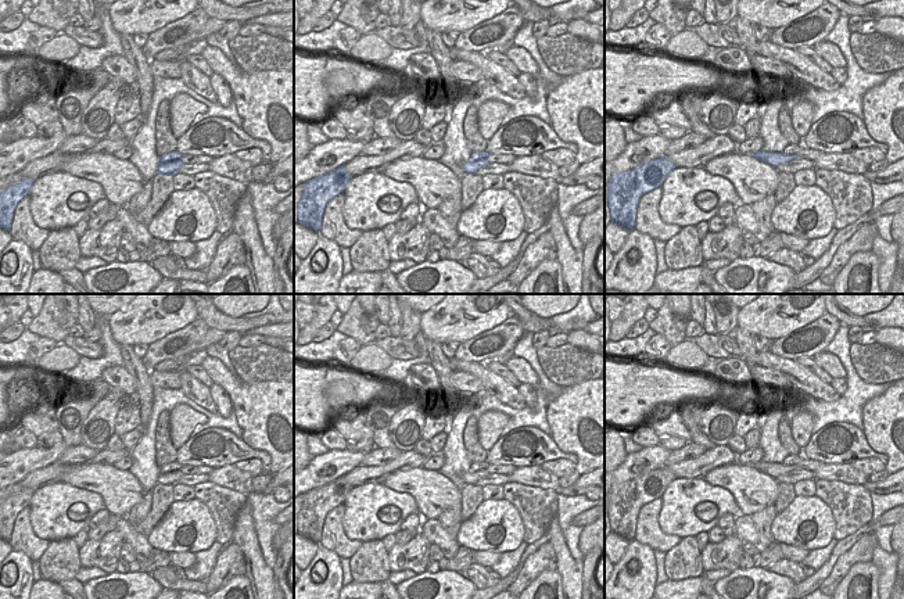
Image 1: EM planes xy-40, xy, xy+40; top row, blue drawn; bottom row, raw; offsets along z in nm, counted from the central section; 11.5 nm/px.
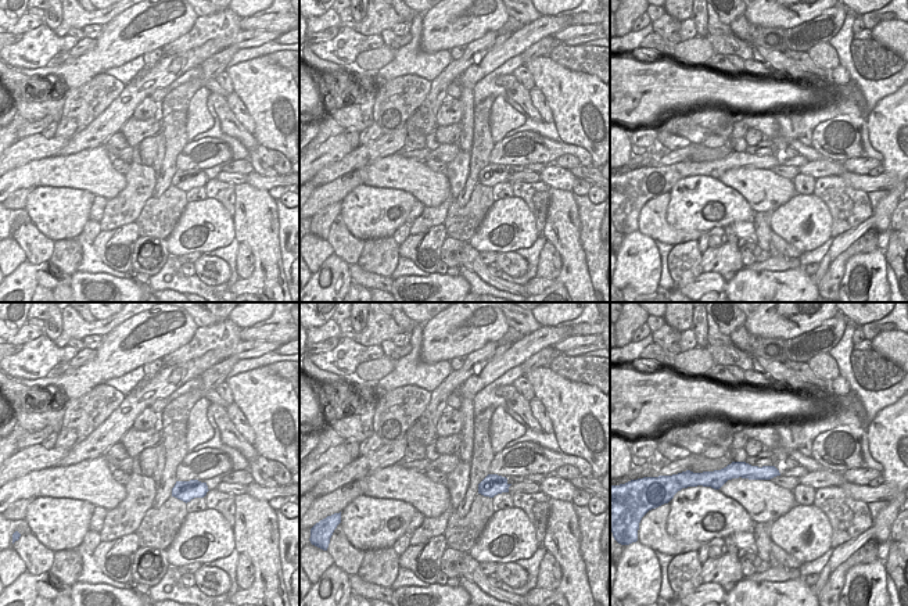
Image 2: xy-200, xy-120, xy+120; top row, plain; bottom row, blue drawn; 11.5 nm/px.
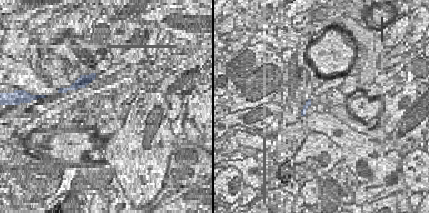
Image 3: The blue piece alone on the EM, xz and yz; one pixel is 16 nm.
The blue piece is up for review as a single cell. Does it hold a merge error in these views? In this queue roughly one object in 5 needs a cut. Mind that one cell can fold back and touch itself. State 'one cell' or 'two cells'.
one cell

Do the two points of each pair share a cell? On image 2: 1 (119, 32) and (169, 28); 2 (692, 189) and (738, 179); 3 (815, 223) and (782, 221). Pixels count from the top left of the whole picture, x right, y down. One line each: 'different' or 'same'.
1: same
2: different
3: same

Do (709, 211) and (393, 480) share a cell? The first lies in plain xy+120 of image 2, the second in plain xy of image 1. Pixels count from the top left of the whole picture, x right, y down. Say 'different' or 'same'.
different

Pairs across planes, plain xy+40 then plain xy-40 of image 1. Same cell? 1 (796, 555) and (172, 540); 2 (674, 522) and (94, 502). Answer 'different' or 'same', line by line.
1: different
2: same

